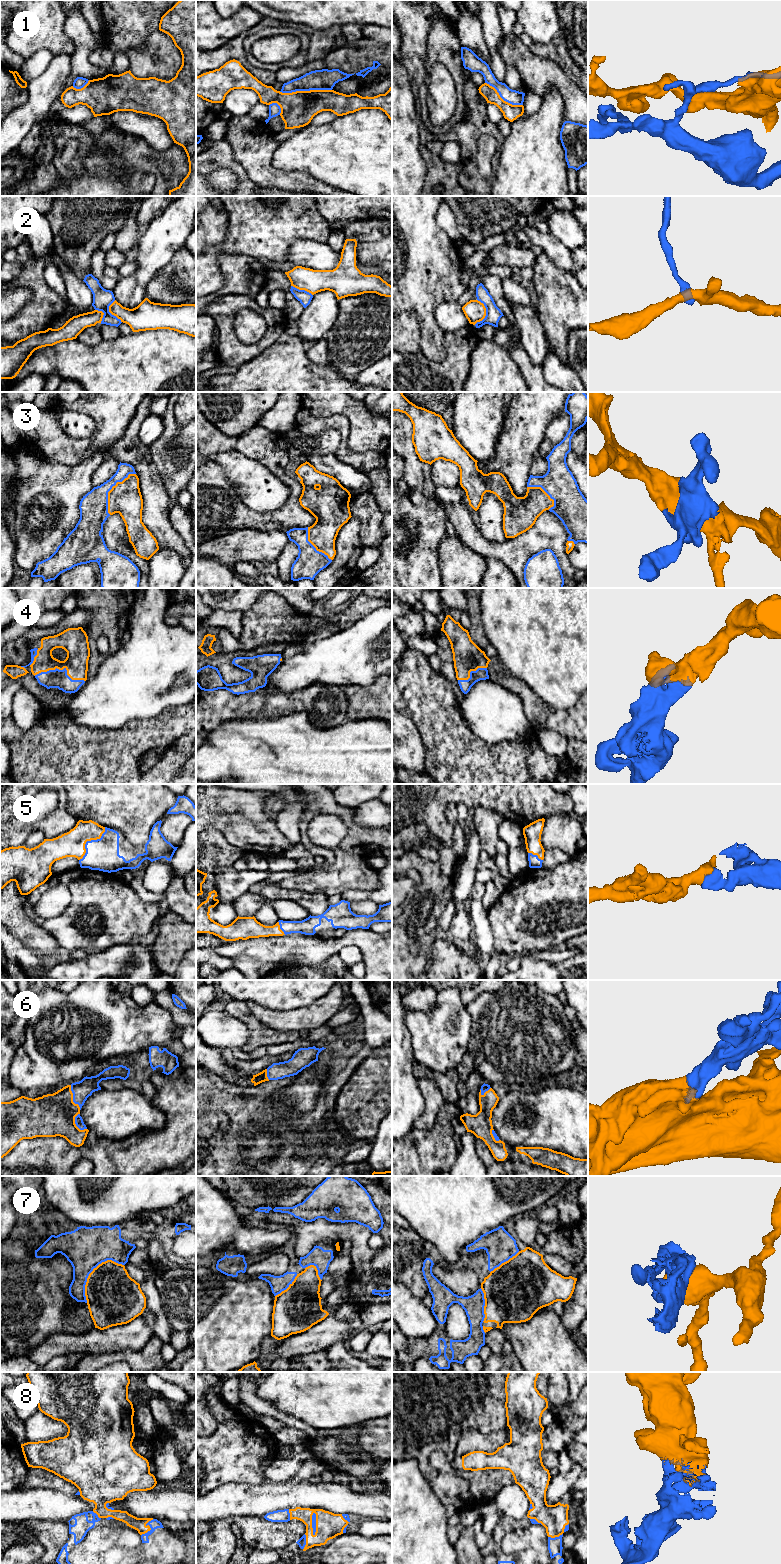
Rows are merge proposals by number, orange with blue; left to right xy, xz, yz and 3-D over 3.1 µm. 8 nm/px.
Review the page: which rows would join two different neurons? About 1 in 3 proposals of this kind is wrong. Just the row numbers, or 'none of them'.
1, 2, 7

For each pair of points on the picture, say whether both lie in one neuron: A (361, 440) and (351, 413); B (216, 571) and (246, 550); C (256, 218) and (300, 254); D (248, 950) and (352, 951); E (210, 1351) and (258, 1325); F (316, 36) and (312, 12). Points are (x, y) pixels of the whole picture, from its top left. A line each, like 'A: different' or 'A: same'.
A: same
B: different
C: different
D: different
E: same
F: different

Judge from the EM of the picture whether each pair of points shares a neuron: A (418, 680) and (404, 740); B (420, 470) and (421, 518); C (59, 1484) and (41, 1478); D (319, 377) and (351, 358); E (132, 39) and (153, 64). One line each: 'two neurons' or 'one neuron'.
A: two neurons
B: two neurons
C: one neuron
D: two neurons
E: two neurons

